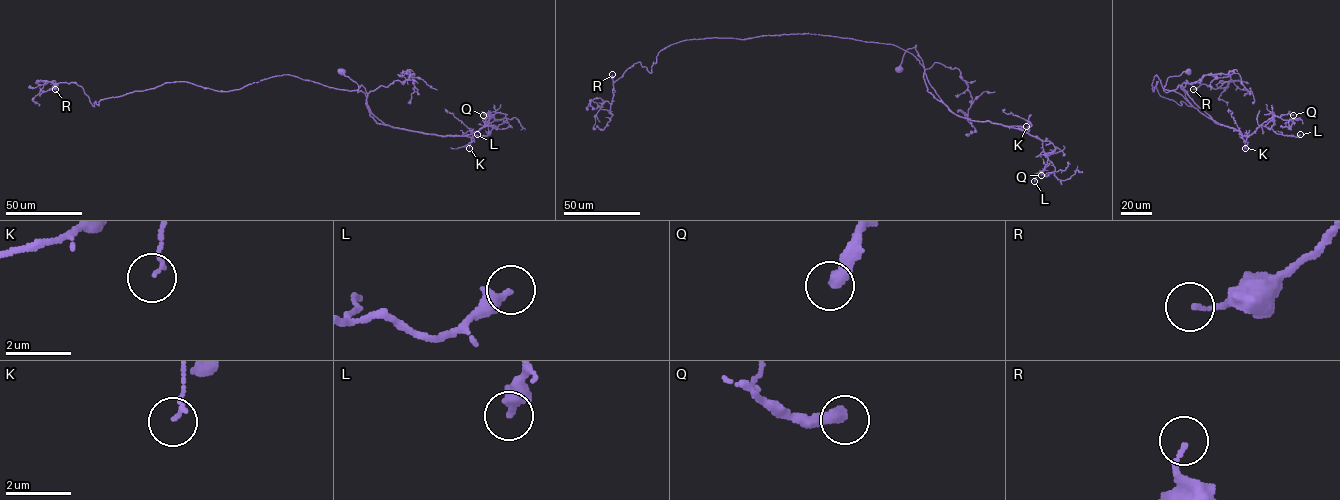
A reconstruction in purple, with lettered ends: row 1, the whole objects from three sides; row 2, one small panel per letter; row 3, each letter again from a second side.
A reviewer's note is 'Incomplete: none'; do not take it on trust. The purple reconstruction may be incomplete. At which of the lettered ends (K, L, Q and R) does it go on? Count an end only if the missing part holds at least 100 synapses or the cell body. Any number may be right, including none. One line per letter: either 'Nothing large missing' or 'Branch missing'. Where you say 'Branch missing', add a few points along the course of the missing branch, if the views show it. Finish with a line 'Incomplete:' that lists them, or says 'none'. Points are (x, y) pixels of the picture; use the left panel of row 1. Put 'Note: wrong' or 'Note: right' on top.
Note: right
K: Nothing large missing
L: Nothing large missing
Q: Nothing large missing
R: Nothing large missing
Incomplete: none

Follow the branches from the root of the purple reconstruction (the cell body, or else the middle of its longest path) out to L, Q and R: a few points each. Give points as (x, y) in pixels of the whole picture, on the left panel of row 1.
L: (341, 71), (384, 124), (441, 136), (497, 127), (489, 126), (489, 135), (477, 134)
Q: (341, 71), (365, 94), (371, 112), (394, 127), (467, 136), (494, 116), (483, 115)
R: (341, 71), (384, 124), (361, 85), (289, 75), (228, 91), (164, 83), (94, 106), (75, 83), (55, 89)

